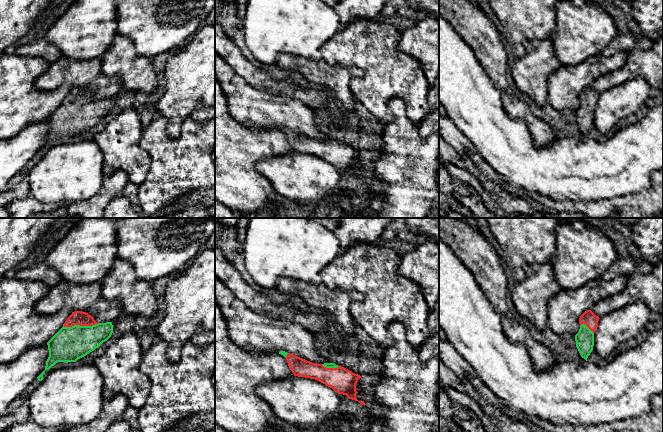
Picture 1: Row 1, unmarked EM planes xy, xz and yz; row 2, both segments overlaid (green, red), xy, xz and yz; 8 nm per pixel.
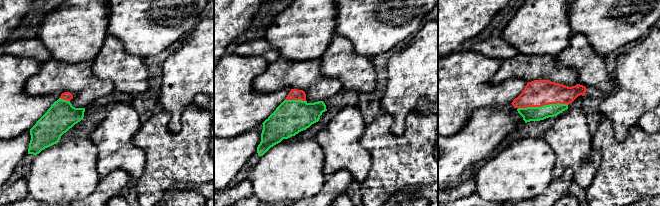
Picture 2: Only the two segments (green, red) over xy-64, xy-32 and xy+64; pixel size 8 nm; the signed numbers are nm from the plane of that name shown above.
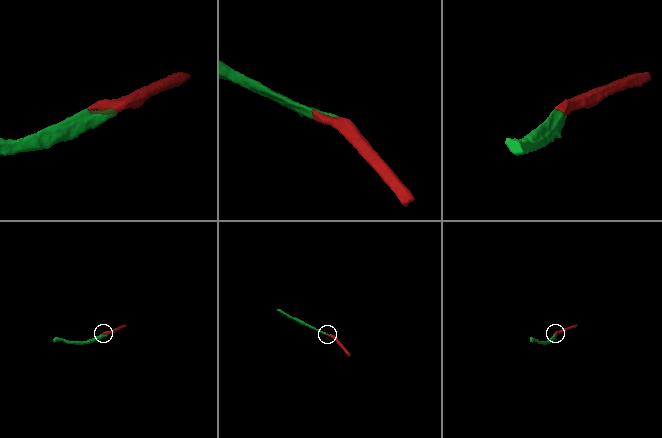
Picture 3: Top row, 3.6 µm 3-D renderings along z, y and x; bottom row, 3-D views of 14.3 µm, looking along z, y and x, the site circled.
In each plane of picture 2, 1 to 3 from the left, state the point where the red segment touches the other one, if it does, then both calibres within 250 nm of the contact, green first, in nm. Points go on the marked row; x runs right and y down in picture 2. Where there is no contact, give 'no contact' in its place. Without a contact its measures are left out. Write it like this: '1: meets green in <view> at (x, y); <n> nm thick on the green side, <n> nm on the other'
1: meets green in xy-64 at (65, 100); 240 nm thick on the green side, 70 nm on the other
2: meets green in xy-32 at (295, 100); 280 nm thick on the green side, 90 nm on the other
3: meets green in xy+64 at (542, 106); 110 nm thick on the green side, 220 nm on the other

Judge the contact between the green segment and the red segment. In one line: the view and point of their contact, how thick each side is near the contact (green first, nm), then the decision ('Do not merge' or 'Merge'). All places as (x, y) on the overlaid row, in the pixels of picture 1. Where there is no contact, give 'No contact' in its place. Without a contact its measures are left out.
Touches green at xy (79, 325). Thickness 280 nm (green) against 110 nm. Merge

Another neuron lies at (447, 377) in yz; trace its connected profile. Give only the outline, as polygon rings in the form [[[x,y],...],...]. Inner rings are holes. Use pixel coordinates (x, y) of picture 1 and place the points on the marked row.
[[[439,359],[439,382],[443,385],[450,386],[455,390],[466,393],[470,398],[476,402],[483,402],[483,398],[479,392],[473,387],[469,380],[461,381],[458,376],[448,368],[442,360]]]

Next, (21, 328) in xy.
[[[7,277],[0,281],[0,364],[14,361],[32,347],[46,344],[72,314],[68,307],[53,315],[41,315],[35,311],[36,303],[47,295],[49,289],[41,281]]]

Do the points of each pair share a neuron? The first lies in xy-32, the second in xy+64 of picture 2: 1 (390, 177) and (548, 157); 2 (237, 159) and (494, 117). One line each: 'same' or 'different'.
1: different
2: same

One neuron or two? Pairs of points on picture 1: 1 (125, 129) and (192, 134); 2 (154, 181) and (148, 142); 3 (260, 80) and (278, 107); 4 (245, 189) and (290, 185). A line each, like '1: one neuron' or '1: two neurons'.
1: one neuron
2: one neuron
3: two neurons
4: two neurons

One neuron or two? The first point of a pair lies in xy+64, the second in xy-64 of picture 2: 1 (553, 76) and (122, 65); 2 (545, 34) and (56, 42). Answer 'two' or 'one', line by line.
1: two
2: one

